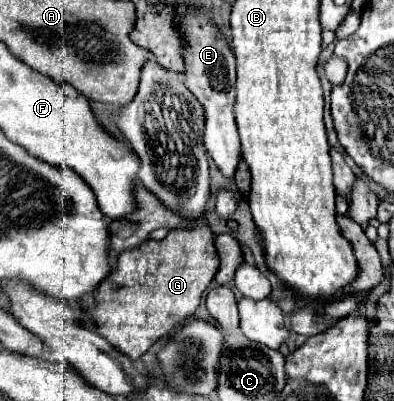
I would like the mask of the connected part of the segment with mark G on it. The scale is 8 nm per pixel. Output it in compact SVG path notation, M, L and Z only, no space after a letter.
M200 223L192 229L172 229L162 241L148 239L140 247L122 251L116 257L110 277L100 283L92 297L84 299L84 319L90 319L96 333L106 337L118 351L138 359L160 337L172 331L176 323L194 315L218 267L220 257L216 257L210 225Z

